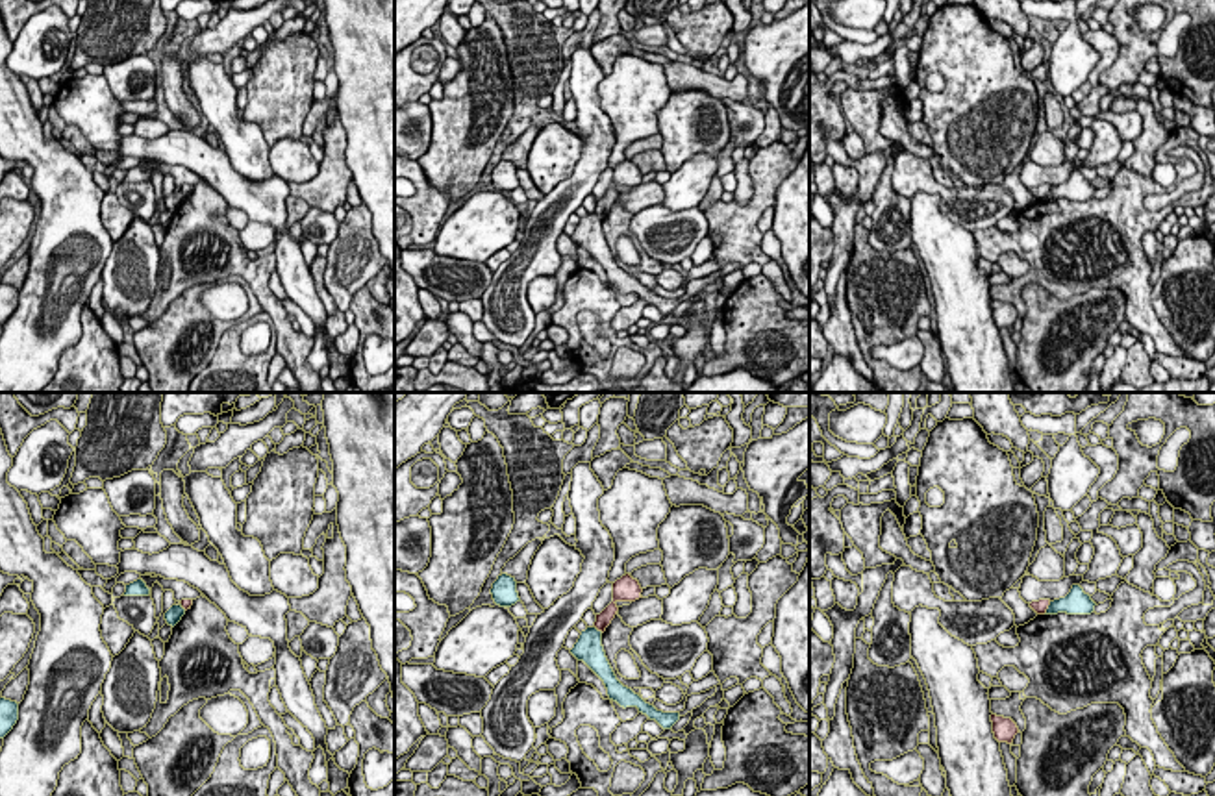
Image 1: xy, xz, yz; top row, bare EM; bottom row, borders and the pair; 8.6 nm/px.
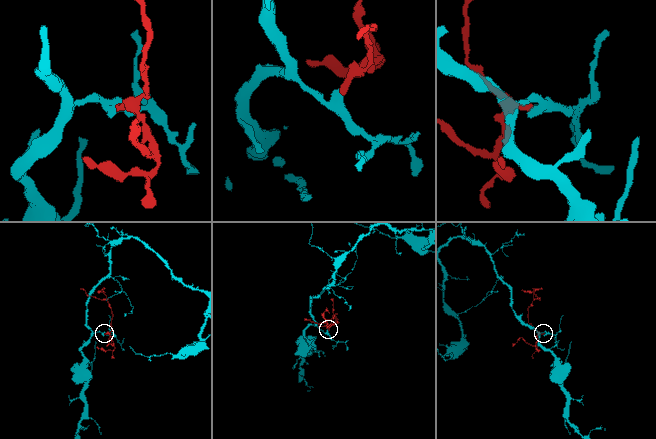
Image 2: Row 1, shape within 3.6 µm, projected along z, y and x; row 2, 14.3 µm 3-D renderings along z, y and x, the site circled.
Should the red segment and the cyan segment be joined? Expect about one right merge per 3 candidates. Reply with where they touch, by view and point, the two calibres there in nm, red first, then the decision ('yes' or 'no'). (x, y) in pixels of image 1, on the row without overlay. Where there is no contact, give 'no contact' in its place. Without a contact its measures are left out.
meets red in yz at (1047, 193); 120 nm thick on the red side, 200 nm on the other; no

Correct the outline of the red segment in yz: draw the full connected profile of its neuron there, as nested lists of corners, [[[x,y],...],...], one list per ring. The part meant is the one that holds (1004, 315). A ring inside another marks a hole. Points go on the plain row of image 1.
[[[991,300],[993,318],[998,328],[1011,330],[1015,320],[1019,318],[1017,309],[1011,304]]]

